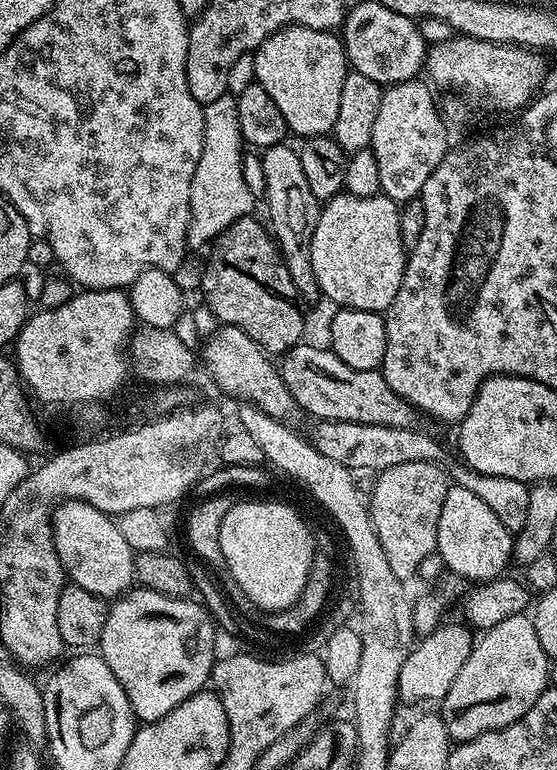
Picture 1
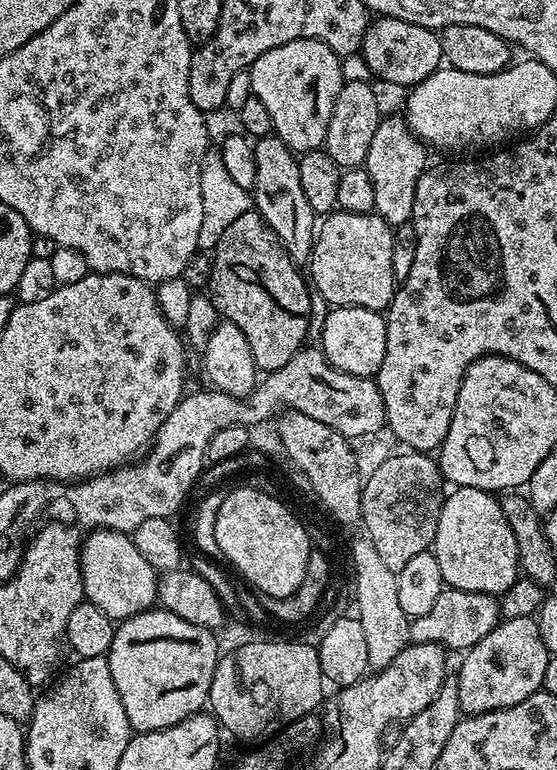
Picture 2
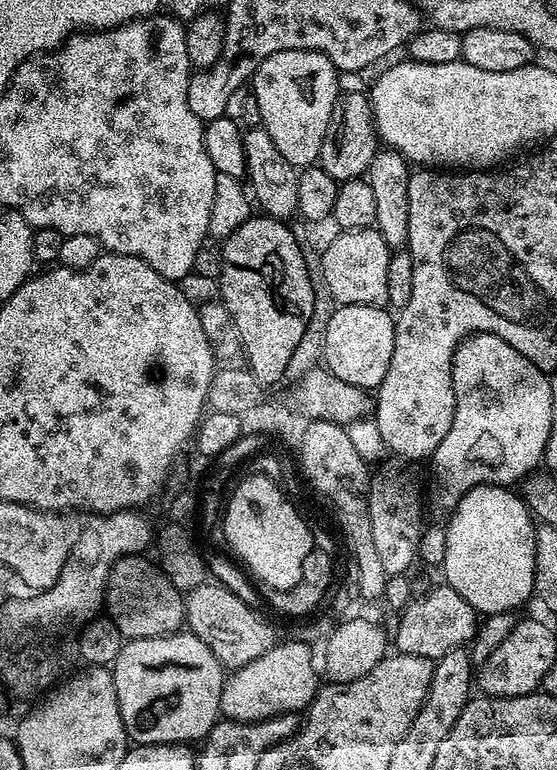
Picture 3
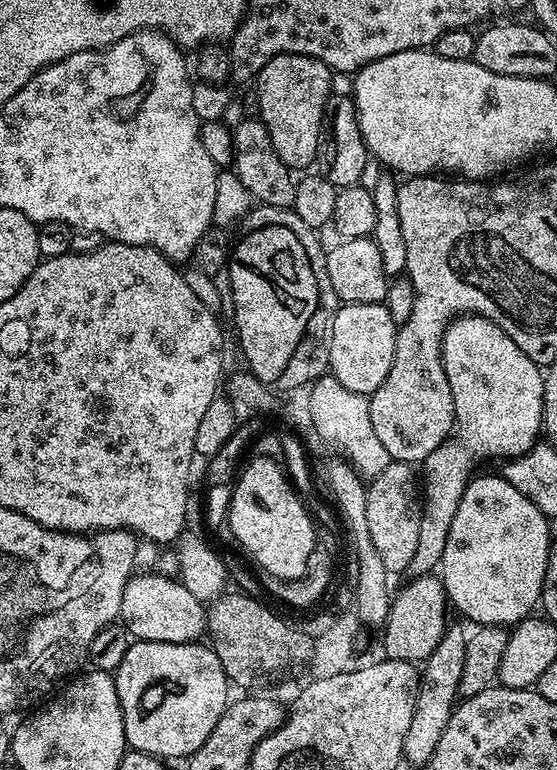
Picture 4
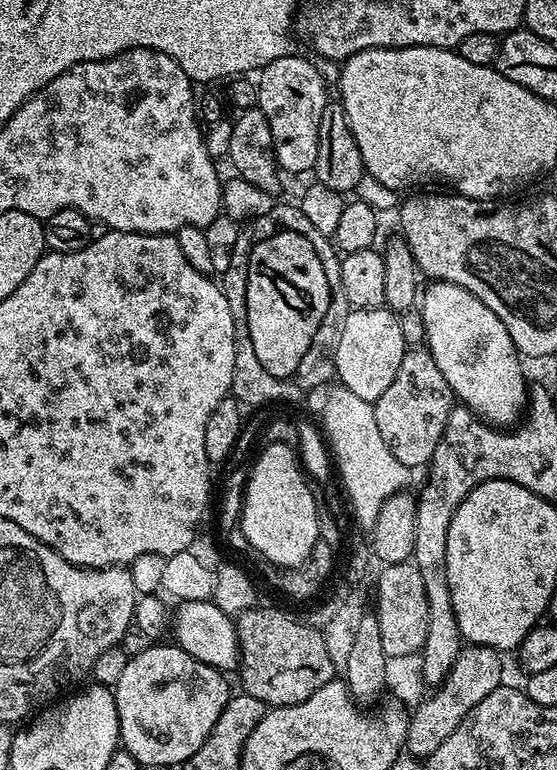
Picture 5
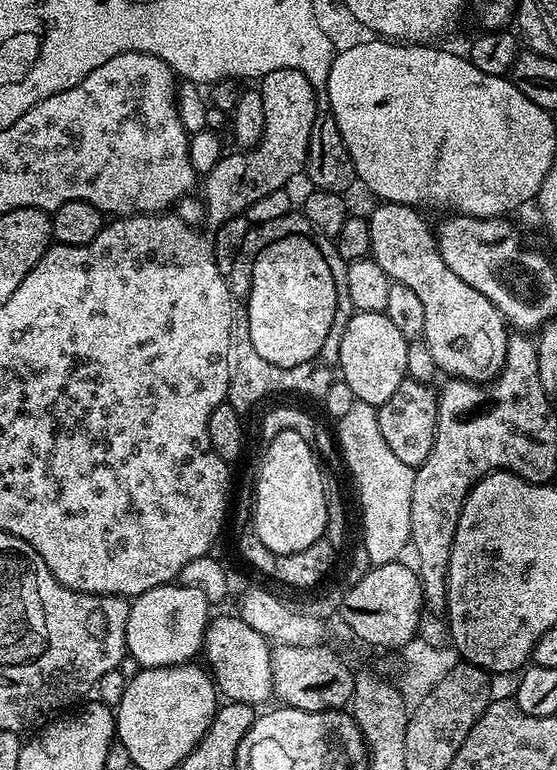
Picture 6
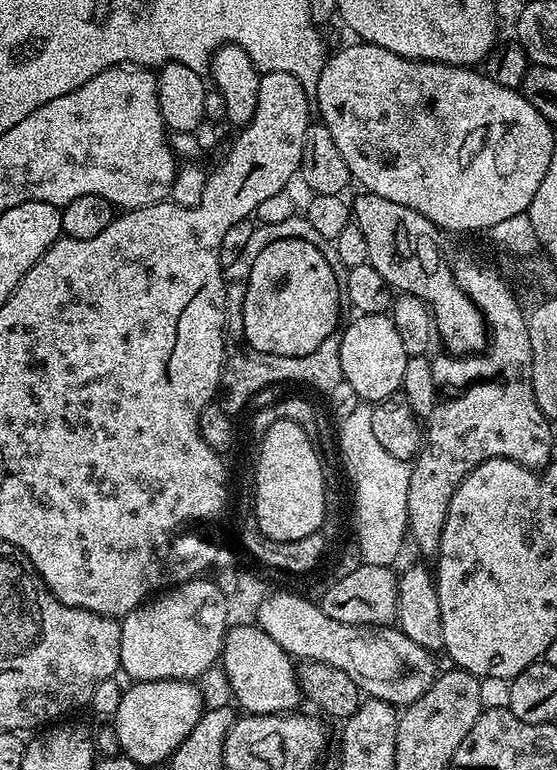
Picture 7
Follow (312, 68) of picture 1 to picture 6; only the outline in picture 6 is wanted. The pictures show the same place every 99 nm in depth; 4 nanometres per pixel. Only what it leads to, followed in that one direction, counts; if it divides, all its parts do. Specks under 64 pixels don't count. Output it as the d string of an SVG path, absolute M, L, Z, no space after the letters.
M274 70L259 81L258 90L262 94L262 110L264 111L262 139L255 148L236 150L233 156L221 155L218 166L214 166L214 170L210 170L203 177L204 194L202 193L202 200L206 205L207 223L212 223L212 226L222 225L230 218L247 213L248 208L254 202L258 202L258 198L264 198L266 194L281 191L284 184L294 174L305 171L308 162L308 144L314 138L318 117L316 95L310 82L306 82L306 74L298 74L298 70Z

